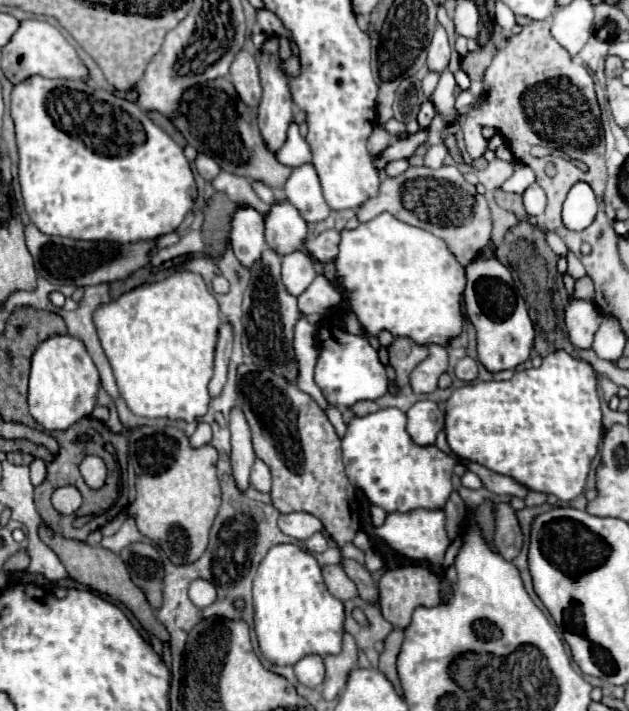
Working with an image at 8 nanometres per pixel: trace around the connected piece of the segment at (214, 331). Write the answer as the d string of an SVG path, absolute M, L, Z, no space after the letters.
M178 271L160 283L136 287L120 295L116 301L100 305L94 313L94 323L102 349L112 365L118 391L134 415L148 419L182 419L192 423L208 411L208 381L214 371L214 347L222 317L216 299L206 289L200 275Z

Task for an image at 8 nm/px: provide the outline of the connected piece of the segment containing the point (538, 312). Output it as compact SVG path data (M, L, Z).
M496 189L494 191L494 199L500 207L504 207L506 211L512 211L518 219L518 225L512 227L506 237L502 239L502 243L498 245L496 249L496 257L498 261L504 265L504 267L514 267L522 287L524 287L524 297L526 297L526 303L528 303L528 311L530 311L530 317L536 325L536 339L534 339L534 349L544 357L556 349L564 349L572 355L576 355L574 351L574 345L570 343L570 339L566 337L566 327L564 327L564 315L562 315L562 301L558 297L558 291L556 291L556 255L552 253L552 249L548 247L546 243L546 237L542 233L542 229L534 227L530 221L528 221L528 213L522 205L522 195L516 195L516 193L506 193L502 189Z

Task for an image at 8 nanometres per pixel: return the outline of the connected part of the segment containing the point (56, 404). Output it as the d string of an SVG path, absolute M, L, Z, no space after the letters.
M72 335L46 339L32 357L28 405L30 415L46 431L68 429L82 417L90 417L100 391L100 373L84 349L82 341Z

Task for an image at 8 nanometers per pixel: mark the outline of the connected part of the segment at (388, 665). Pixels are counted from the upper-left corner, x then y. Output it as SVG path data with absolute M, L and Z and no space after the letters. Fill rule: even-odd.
M394 629L388 639L384 641L384 651L380 655L380 673L384 673L388 677L388 681L396 687L396 691L402 695L400 689L400 681L398 681L398 673L396 673L396 659L400 653L400 645L402 645L402 631Z

